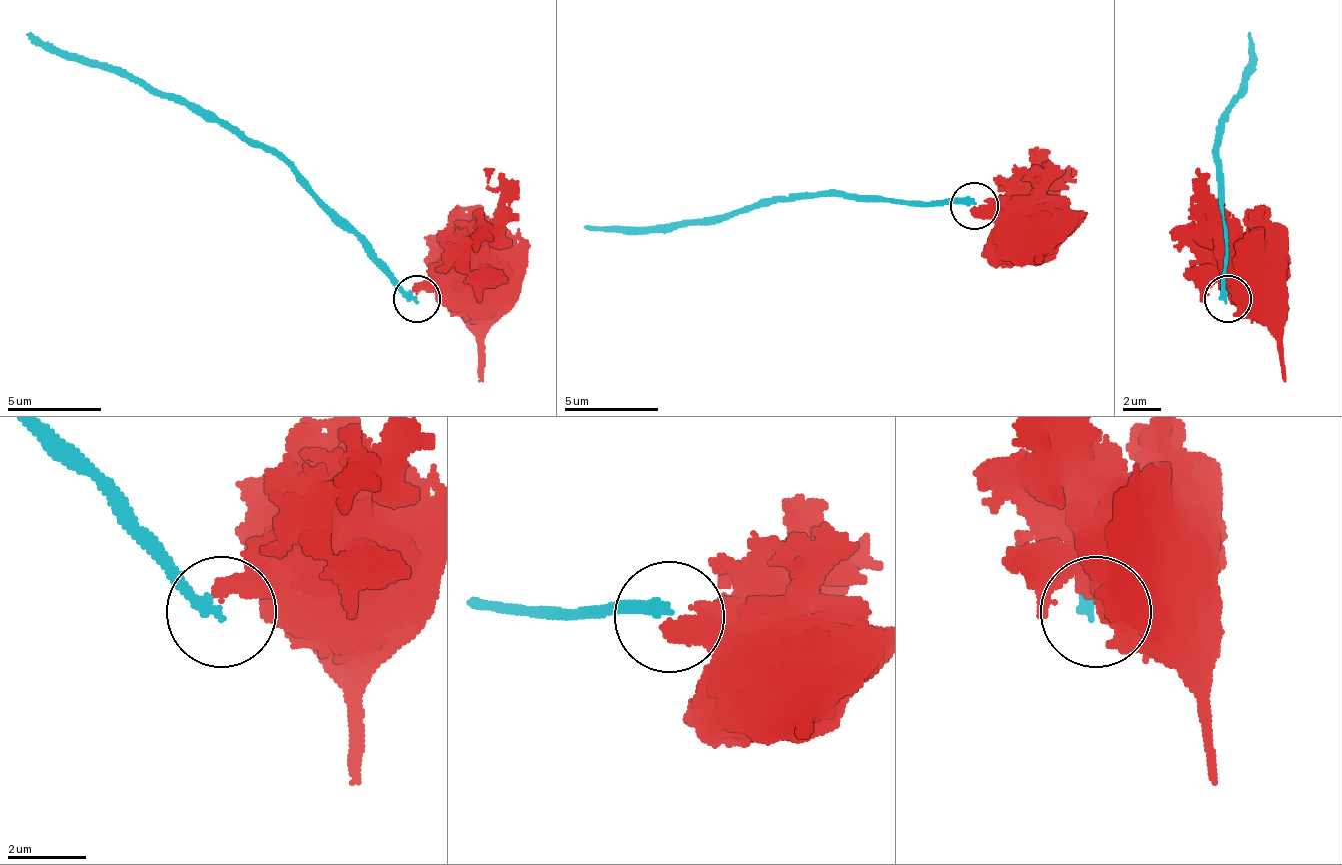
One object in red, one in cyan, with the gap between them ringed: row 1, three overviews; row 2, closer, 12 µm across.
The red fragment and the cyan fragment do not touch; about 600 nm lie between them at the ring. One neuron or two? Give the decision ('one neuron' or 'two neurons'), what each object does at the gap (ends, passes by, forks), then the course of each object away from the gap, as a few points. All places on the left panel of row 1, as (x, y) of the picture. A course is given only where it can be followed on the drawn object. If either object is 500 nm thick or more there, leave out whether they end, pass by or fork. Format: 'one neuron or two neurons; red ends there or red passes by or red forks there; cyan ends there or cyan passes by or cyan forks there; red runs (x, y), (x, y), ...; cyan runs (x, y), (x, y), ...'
two neurons; red ends there; cyan ends there; red runs (415, 295), (453, 276), (472, 257); cyan runs (415, 300), (269, 149), (127, 77), (51, 54), (27, 35)

